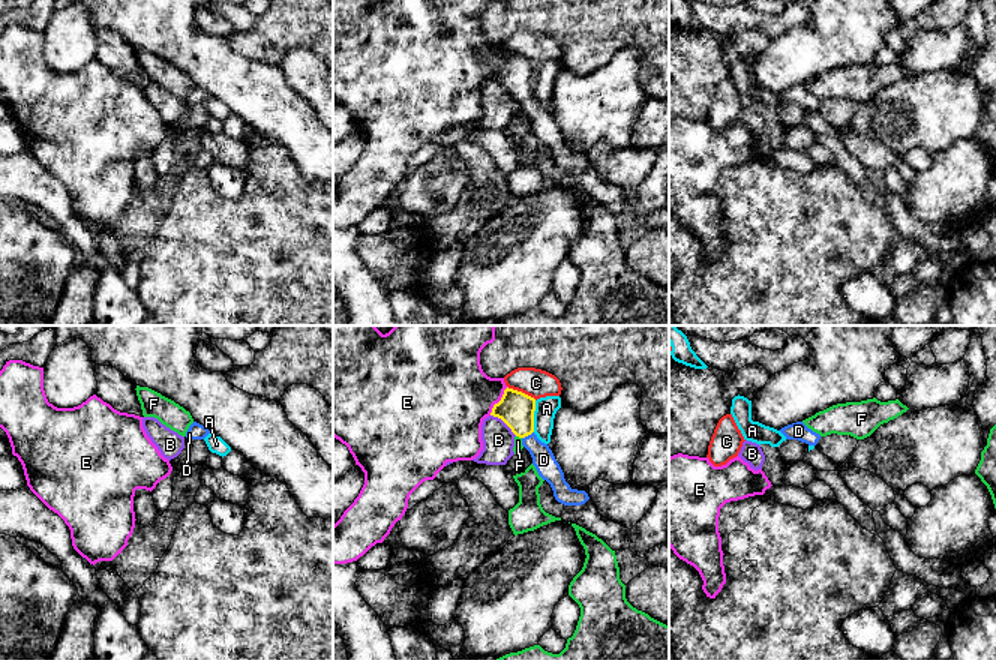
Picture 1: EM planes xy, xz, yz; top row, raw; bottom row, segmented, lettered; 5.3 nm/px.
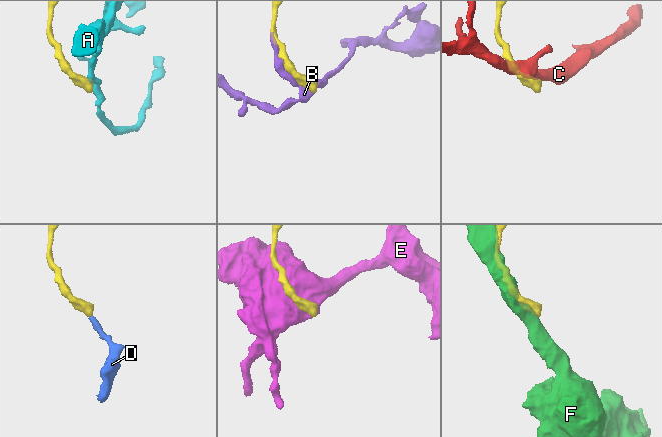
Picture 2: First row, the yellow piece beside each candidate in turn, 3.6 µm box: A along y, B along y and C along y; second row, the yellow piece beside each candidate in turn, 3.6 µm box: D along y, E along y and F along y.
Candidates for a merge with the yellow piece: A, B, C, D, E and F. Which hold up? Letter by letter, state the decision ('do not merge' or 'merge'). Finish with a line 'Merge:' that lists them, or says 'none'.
A: do not merge
B: do not merge
C: do not merge
D: merge
E: do not merge
F: do not merge
Merge: D

